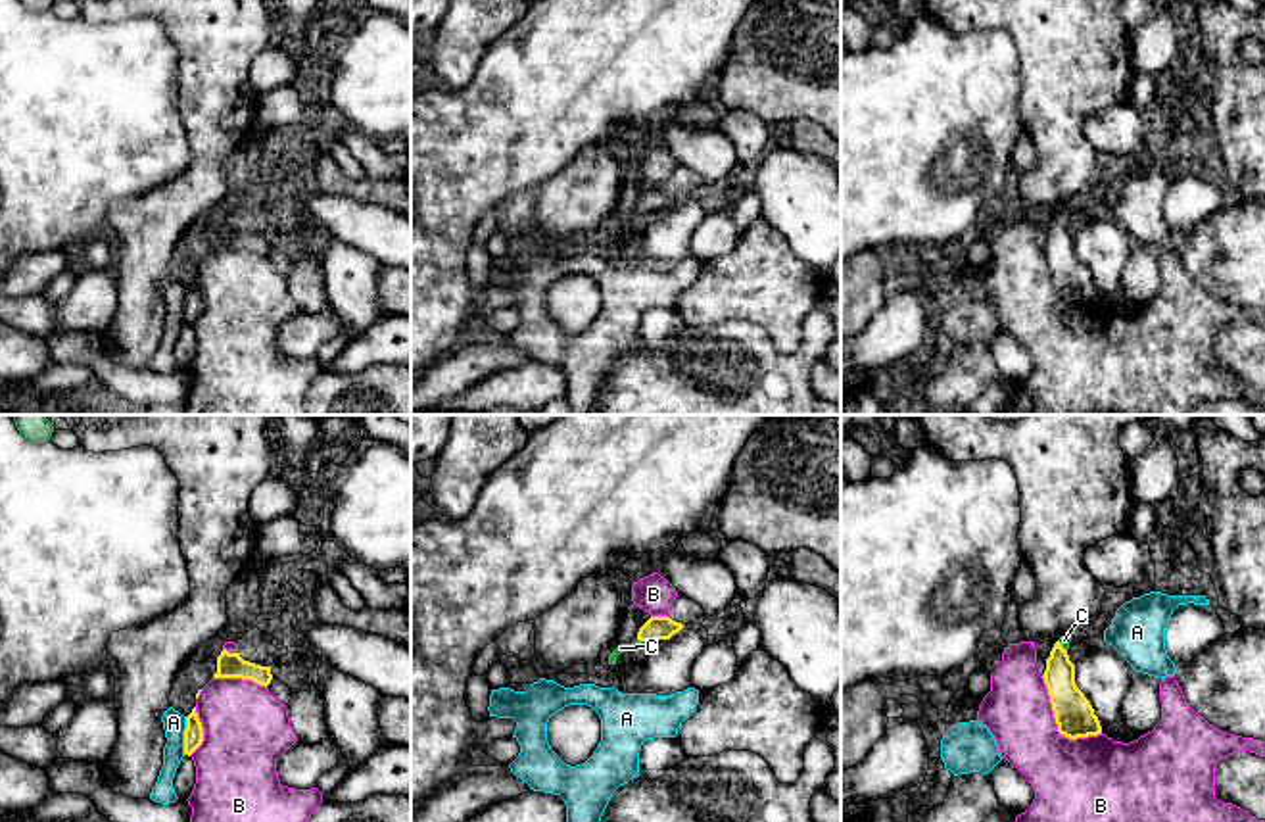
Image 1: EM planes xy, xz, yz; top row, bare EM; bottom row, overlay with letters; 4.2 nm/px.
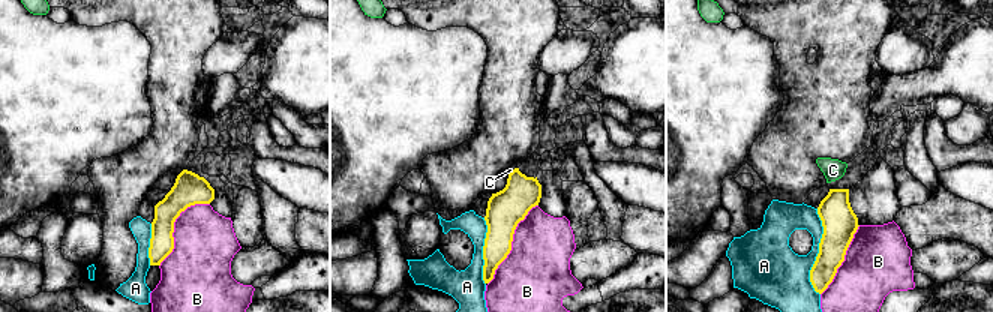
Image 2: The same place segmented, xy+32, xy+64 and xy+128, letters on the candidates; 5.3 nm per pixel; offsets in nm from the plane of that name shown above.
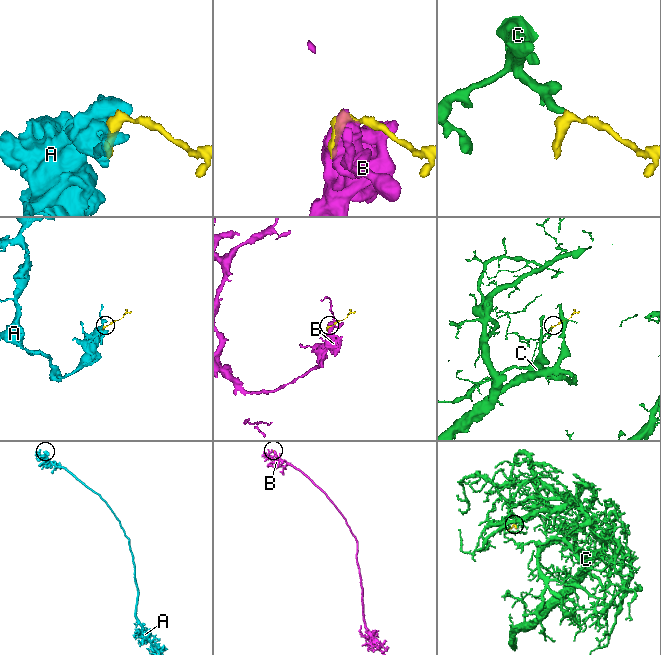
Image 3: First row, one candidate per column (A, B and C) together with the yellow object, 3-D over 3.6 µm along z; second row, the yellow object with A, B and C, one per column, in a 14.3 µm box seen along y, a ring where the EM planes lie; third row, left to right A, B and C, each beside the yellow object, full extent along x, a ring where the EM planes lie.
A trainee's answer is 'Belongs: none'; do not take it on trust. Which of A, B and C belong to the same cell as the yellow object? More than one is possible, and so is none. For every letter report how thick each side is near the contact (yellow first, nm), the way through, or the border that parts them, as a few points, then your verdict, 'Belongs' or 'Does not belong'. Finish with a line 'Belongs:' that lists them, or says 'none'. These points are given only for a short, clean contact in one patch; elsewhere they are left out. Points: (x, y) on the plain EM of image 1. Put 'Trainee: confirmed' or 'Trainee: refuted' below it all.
A: Thickness 80 nm (yellow) against 100 nm. Does not belong
B: Thickness 160 nm (yellow) against 340 nm. Does not belong
C: Thickness 140 nm (yellow) against 50 nm. Path across: yz (1068, 271), (1060, 254), (1060, 216), (1064, 210). Belongs
Belongs: C
Trainee: refuted

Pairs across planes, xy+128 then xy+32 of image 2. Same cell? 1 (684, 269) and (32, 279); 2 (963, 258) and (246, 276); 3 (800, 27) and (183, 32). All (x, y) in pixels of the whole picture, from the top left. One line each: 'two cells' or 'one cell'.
1: one cell
2: one cell
3: one cell

